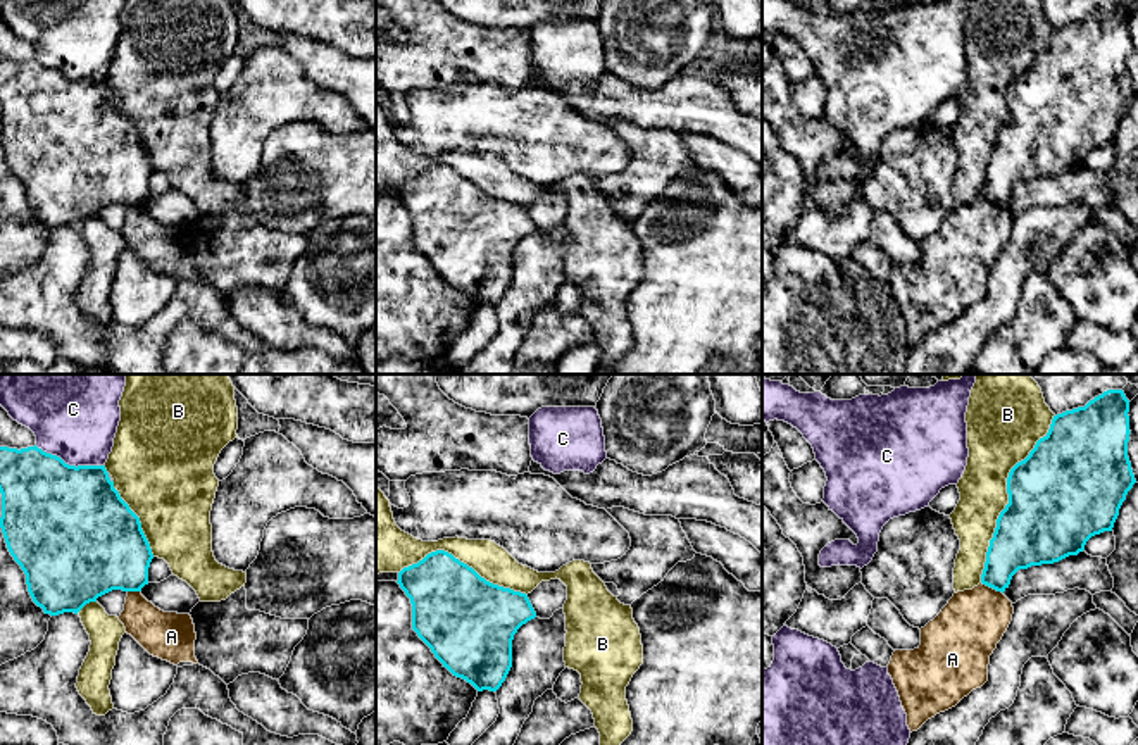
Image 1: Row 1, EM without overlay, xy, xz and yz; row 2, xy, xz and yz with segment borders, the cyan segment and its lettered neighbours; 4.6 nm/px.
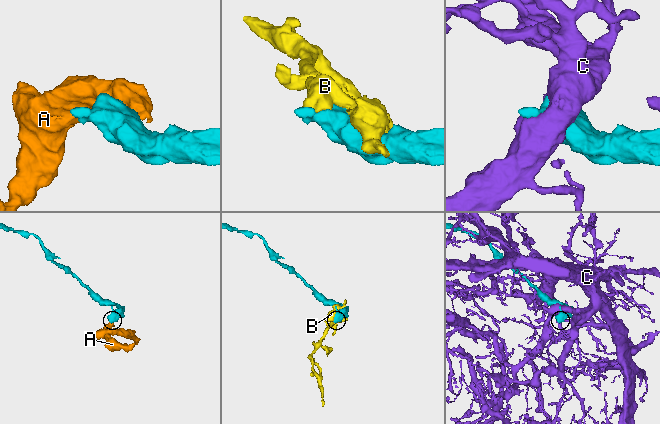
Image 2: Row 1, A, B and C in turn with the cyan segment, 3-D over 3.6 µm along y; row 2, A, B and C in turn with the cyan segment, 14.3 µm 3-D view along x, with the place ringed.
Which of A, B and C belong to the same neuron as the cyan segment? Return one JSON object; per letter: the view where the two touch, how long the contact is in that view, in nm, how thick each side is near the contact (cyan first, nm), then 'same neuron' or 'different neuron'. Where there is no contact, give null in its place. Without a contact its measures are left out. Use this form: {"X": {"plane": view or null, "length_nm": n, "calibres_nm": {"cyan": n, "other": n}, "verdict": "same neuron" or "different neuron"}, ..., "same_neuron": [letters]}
{"A": {"plane": "yz", "length_nm": 120, "calibres_nm": {"cyan": 260, "other": 300}, "verdict": "different neuron"}, "B": {"plane": "yz", "length_nm": 850, "calibres_nm": {"cyan": 480, "other": 260}, "verdict": "different neuron"}, "C": {"plane": "xy", "length_nm": 340, "calibres_nm": {"cyan": 500, "other": 360}, "verdict": "different neuron"}, "same_neuron": []}

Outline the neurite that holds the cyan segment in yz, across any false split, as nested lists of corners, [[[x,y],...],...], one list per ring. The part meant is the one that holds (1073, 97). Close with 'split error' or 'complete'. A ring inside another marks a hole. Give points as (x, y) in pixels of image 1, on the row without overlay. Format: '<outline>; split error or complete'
[[[1107,3],[1085,21],[1054,29],[1048,47],[1009,86],[1009,117],[990,153],[983,198],[1004,207],[1019,183],[1078,169],[1091,150],[1112,145],[1119,122],[1136,97],[1128,71],[1128,26],[1124,5]]]; complete

